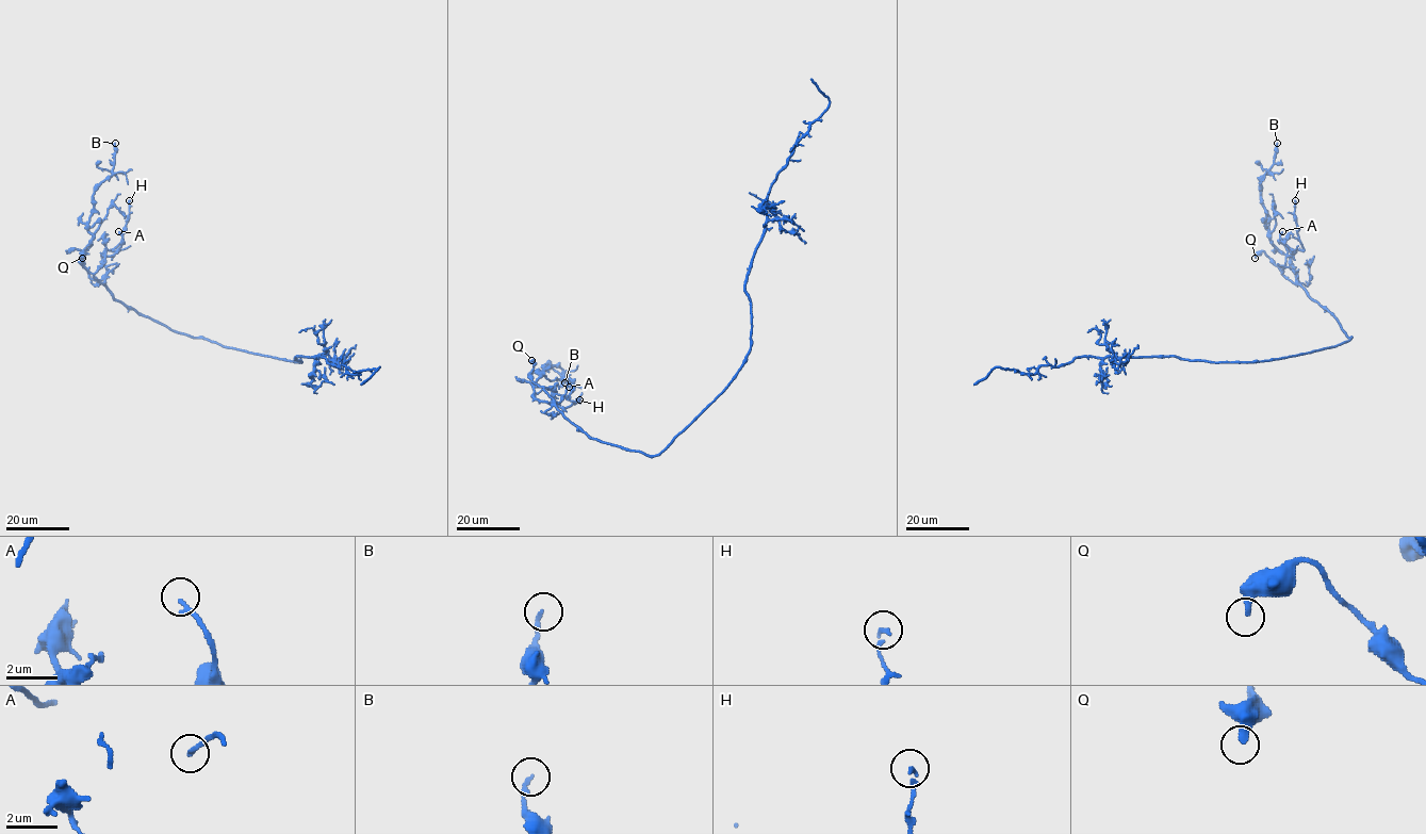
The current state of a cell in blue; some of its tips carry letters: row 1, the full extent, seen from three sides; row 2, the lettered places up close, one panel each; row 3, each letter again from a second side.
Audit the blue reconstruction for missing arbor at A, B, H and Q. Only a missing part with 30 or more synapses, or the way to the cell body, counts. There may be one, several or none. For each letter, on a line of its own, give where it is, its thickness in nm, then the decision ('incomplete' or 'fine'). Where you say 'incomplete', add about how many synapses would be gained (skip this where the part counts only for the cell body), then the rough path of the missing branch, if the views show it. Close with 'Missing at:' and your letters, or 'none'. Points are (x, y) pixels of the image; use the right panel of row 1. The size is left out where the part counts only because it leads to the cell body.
A: (1282, 231) | 180 nm | fine
B: (1277, 143) | 180 nm | fine
H: (1295, 200) | 150 nm | fine
Q: (1255, 258) | 320 nm | fine
Missing at: none

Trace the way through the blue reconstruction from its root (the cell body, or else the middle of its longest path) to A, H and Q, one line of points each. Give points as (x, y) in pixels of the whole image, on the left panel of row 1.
A: (258, 354), (174, 331), (117, 301), (94, 274), (105, 256), (121, 245), (118, 231)
H: (258, 354), (174, 331), (117, 301), (94, 276), (104, 262), (102, 252), (112, 249), (121, 240), (129, 200)
Q: (258, 354), (178, 333), (140, 315), (117, 301), (82, 265), (80, 256), (83, 250), (82, 258)

